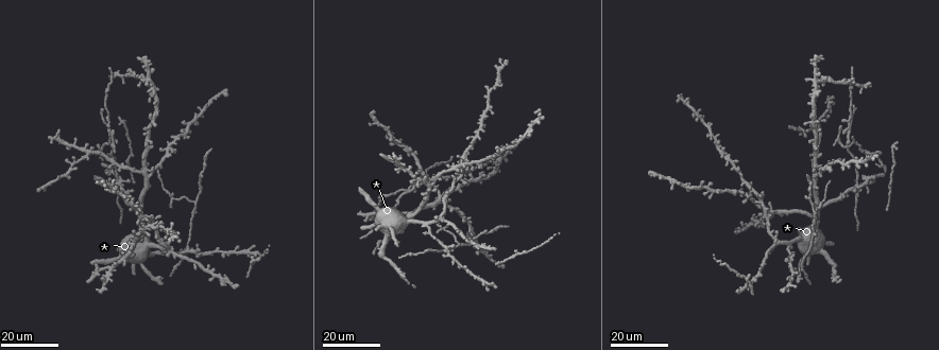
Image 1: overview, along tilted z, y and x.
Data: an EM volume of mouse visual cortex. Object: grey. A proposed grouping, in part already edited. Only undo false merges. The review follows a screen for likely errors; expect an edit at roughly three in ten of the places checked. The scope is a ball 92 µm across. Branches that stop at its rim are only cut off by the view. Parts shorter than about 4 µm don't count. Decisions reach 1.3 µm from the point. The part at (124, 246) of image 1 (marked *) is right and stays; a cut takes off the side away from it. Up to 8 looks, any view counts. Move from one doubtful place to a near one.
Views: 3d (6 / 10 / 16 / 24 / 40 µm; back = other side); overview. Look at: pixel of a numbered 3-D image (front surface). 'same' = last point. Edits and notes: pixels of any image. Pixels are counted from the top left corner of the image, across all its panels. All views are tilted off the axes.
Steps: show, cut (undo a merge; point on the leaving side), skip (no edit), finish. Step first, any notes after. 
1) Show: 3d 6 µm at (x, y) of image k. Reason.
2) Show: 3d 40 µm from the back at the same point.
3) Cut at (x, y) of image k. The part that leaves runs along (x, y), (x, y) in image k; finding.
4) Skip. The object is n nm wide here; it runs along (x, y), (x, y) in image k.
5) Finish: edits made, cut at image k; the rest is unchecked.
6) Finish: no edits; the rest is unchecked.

Show: 3d 24 µm at (871, 176) of image 1. Three-way junction.

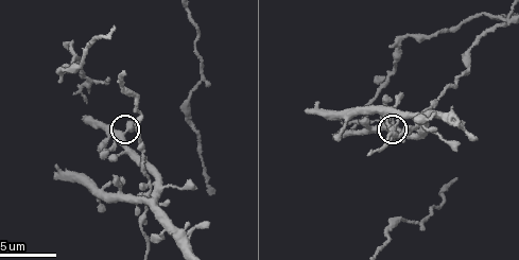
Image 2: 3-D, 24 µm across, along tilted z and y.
Show: 3d 10 µm at (120, 134) of image 2. Zoom in.

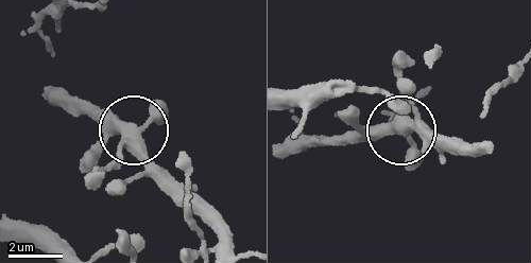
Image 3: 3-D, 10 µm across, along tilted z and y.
Show: 3d 10 µm from the back at (138, 127) of image 3.

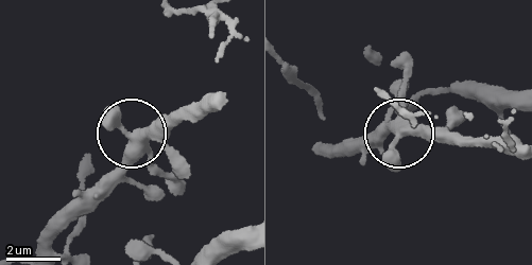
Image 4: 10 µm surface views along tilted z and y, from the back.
Skip. The object is 360 nm wide here; continuous, no second cell.

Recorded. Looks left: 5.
Show: 3d 10 µm at (153, 186) of image 2. Four or more arms meet.

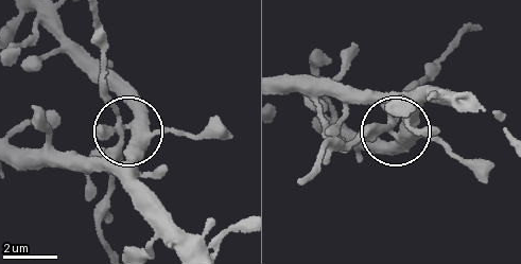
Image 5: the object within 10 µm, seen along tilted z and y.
Show: 3d 10 µm from the back at (392, 128) of image 5.

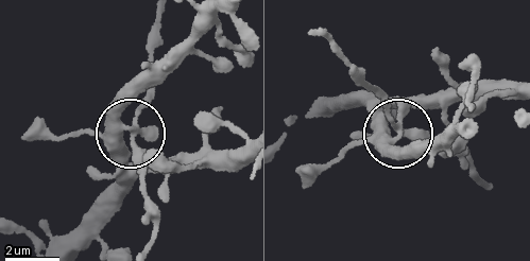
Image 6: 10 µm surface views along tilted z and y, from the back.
Skip. The side arm is 36 µm long; it runs along (80, 247), (107, 222), (132, 80) in image 6; one cell here.

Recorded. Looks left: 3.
Show: 3d 16 µm at (196, 201) of image 1.

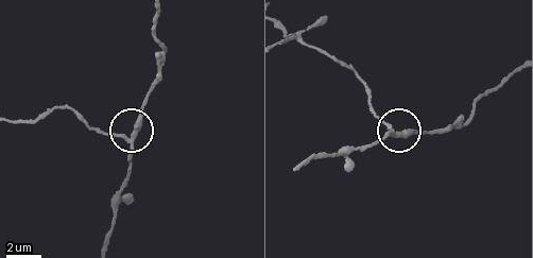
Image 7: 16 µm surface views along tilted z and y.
Show: 3d 6 µm at (125, 138) of image 7. Closer look.

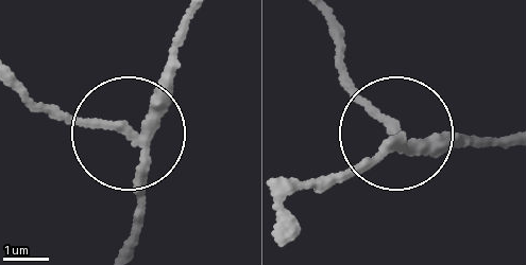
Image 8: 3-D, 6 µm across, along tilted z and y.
Cut at (70, 122) of image 8. The object is 220 nm wide here; the part that leaves runs along (133, 137), (12, 90) in image 8; two cells meet here.

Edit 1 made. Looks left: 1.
Finish: edits made, cut at image 8; the rest is unchecked.

